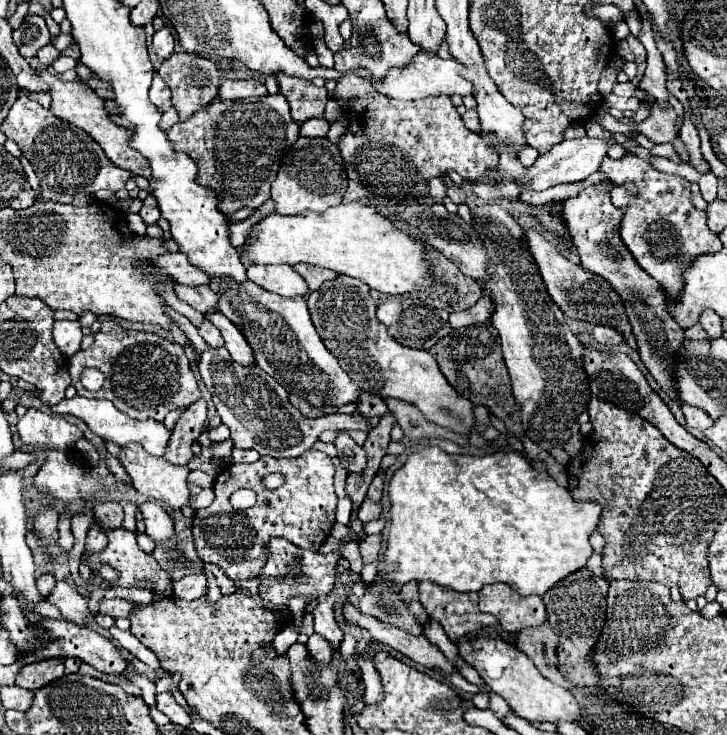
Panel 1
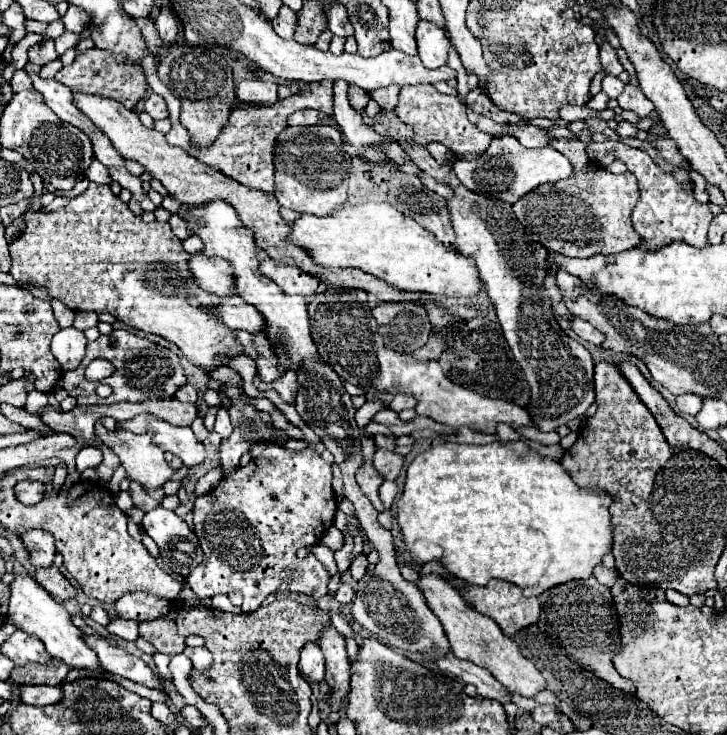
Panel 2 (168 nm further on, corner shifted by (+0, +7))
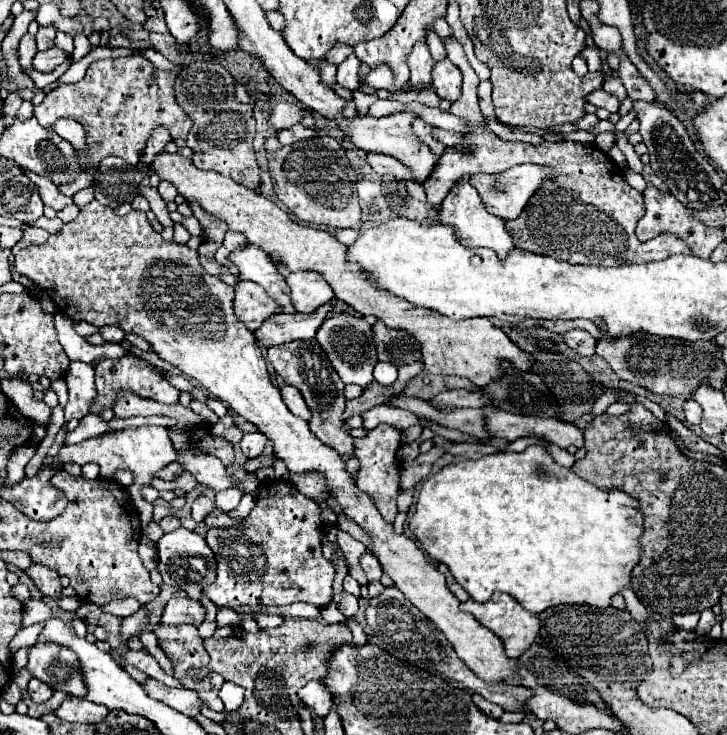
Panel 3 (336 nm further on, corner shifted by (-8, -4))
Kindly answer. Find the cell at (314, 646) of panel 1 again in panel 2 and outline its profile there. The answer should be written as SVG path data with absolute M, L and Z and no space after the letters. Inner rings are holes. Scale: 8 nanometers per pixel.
M308 642L302 652L300 652L300 674L306 674L310 680L314 682L322 682L324 680L324 654L320 650L320 646L316 642Z

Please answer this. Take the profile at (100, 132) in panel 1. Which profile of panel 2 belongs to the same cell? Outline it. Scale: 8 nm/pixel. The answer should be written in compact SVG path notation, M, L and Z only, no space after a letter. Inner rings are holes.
M72 88L72 96L74 96L74 106L84 116L88 116L100 132L104 132L110 138L114 150L120 156L124 156L126 160L134 160L134 162L142 164L144 170L148 174L152 174L152 178L160 180L164 184L164 188L170 194L174 194L176 200L186 202L186 204L206 204L208 200L222 198L228 204L232 204L238 212L238 216L240 216L242 226L252 230L256 246L262 248L270 258L278 260L278 262L284 262L284 264L290 264L290 266L298 266L300 270L316 276L326 288L362 288L366 292L376 294L378 300L382 300L382 302L424 304L428 308L428 316L430 316L432 326L434 326L432 332L440 332L442 328L446 328L454 322L454 316L450 312L446 312L446 310L442 310L434 304L434 296L428 296L428 294L418 296L418 294L410 294L410 292L400 292L400 290L386 286L382 280L378 280L378 278L374 278L374 276L370 276L370 274L366 274L358 268L320 268L320 266L316 266L314 260L308 256L308 252L304 252L302 248L284 244L284 236L288 234L288 222L284 222L282 216L278 214L280 204L276 202L274 196L250 190L250 188L242 186L236 180L228 180L228 176L222 176L222 172L218 172L212 166L196 160L194 156L190 156L182 148L168 146L168 142L164 140L164 134L160 134L152 128L146 128L132 110L128 110L124 104L120 104L112 98L104 98L104 96L98 96L98 94L84 94L76 88Z

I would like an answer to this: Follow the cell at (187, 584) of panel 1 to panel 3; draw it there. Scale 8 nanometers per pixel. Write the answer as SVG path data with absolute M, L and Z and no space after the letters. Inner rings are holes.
M264 481L260 485L258 499L250 515L246 517L246 527L238 529L210 529L206 535L208 547L214 551L218 561L216 581L204 587L204 593L218 607L240 607L240 605L292 605L298 601L312 603L318 609L332 601L332 579L334 567L322 557L320 541L320 507L316 501L304 497L294 485L286 481Z

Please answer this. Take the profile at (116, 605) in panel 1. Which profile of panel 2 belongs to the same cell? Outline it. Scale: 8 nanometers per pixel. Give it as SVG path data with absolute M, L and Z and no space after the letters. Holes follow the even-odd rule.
M146 592L124 594L114 604L116 614L120 618L132 618L132 620L154 620L156 616L162 616L170 606L172 606L170 600Z

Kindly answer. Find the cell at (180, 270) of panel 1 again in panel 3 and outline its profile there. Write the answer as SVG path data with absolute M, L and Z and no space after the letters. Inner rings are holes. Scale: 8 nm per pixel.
M240 281L234 287L234 311L244 321L244 325L254 333L268 317L280 313L280 305L266 295L266 291L252 283L252 281Z

